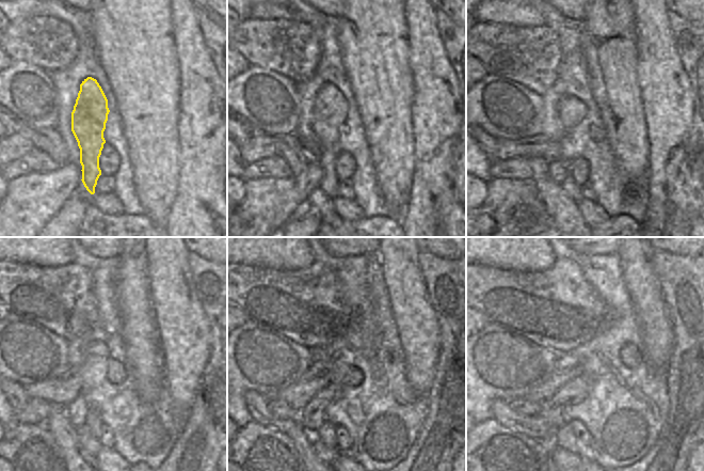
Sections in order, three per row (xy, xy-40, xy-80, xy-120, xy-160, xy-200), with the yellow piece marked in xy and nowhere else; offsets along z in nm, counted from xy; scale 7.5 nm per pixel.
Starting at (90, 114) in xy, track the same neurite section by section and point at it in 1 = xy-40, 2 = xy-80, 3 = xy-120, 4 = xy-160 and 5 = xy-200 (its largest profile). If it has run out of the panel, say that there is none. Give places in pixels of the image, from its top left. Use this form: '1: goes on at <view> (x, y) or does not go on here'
1: goes on at xy-40 (331, 108)
2: goes on at xy-80 (571, 110)
3: goes on at xy-120 (90, 446)
4: goes on at xy-160 (325, 454)
5: goes on at xy-200 (558, 454)

